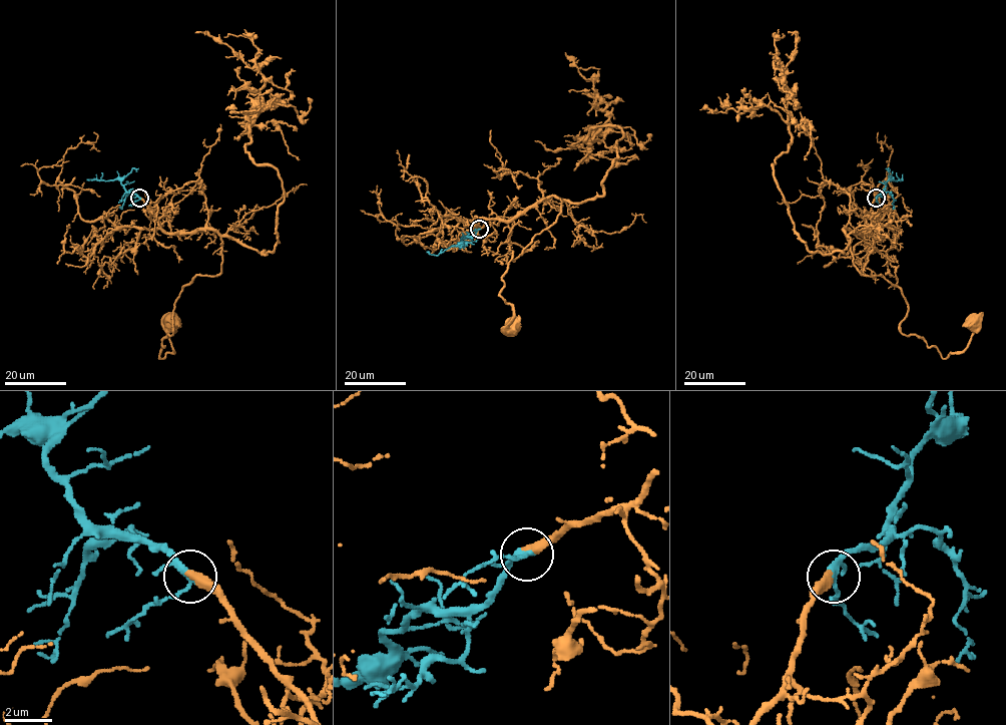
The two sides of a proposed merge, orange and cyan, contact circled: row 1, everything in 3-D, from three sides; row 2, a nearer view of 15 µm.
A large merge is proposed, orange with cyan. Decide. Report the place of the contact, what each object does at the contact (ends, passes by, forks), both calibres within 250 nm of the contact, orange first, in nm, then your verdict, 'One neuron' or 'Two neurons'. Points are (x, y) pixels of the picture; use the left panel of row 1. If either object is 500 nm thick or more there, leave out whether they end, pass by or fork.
Place: (139, 198). At the ring orange ends. At the ring cyan forks. Thickness 440 nm (orange) against 200 nm. One neuron

